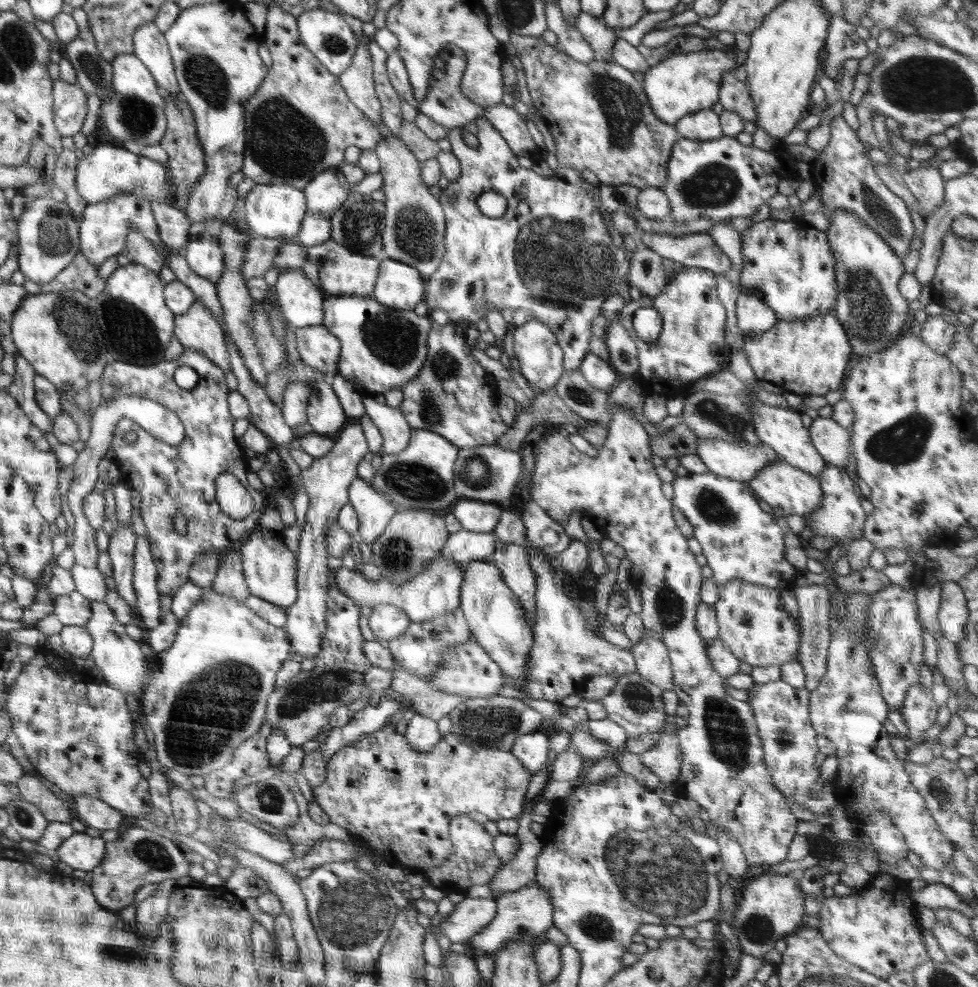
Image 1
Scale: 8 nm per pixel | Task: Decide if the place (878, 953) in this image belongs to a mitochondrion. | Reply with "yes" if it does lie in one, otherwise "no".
no

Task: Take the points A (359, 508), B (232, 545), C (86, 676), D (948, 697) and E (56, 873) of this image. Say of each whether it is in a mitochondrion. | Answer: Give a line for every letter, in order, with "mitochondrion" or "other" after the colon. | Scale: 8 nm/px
A: other
B: other
C: other
D: other
E: other

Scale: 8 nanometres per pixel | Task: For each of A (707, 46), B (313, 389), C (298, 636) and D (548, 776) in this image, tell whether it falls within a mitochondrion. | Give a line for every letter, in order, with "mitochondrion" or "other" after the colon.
A: other
B: other
C: other
D: other

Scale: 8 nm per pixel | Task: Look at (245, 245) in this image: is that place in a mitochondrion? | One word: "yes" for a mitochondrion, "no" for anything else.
no

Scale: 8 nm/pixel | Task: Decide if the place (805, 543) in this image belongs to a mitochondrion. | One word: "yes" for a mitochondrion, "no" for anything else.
no

